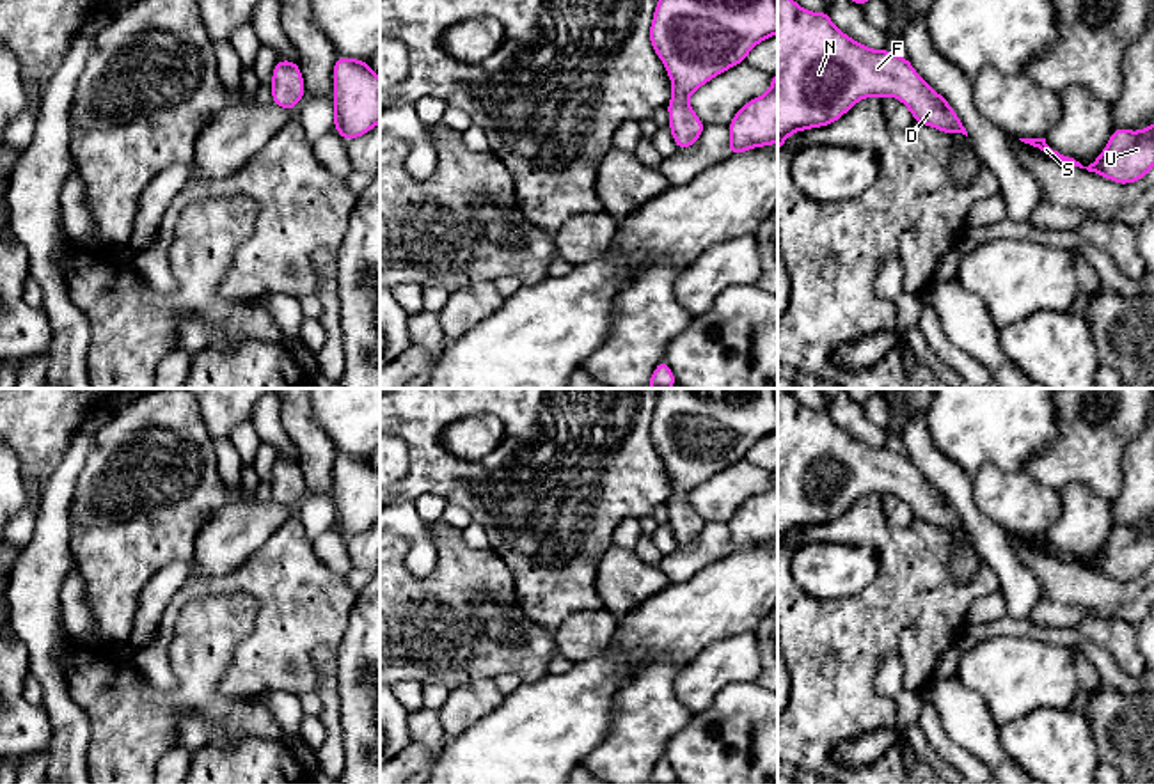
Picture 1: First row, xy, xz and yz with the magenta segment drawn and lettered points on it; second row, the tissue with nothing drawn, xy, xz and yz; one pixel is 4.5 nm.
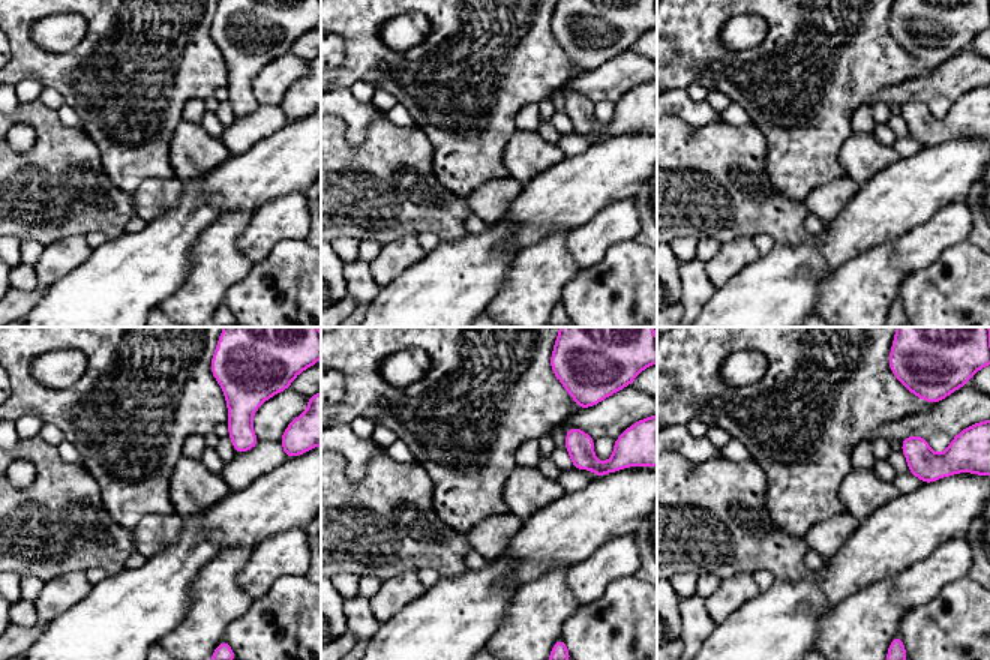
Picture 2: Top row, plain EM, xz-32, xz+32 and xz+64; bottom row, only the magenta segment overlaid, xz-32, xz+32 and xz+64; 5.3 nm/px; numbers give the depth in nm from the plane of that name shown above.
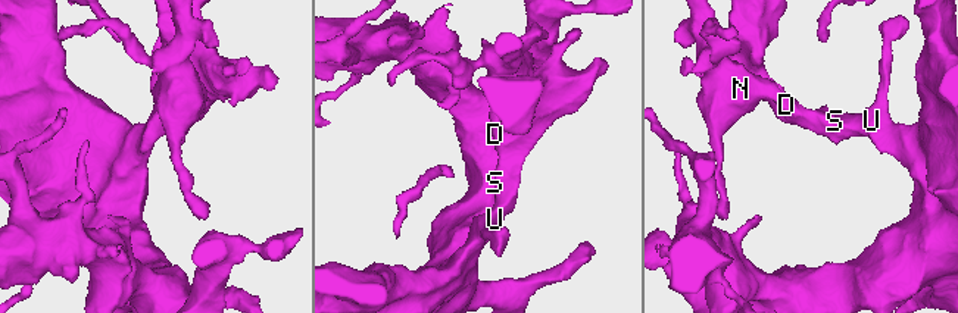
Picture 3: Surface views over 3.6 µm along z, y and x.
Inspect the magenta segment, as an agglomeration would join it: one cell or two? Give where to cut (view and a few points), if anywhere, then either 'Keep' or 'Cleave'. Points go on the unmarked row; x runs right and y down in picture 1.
No split. Keep

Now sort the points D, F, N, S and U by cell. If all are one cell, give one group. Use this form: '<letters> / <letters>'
D F N S U

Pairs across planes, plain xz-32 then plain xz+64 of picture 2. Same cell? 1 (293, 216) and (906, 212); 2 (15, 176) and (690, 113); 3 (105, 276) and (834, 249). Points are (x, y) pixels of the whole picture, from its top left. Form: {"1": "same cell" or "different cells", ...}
{"1": "different cells", "2": "different cells", "3": "different cells"}

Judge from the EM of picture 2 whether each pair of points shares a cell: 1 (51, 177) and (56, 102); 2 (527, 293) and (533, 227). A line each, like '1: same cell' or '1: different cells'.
1: different cells
2: different cells

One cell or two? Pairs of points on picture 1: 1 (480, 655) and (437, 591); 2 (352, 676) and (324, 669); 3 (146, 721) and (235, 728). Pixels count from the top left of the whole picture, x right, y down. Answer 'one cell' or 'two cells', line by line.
1: one cell
2: two cells
3: one cell

